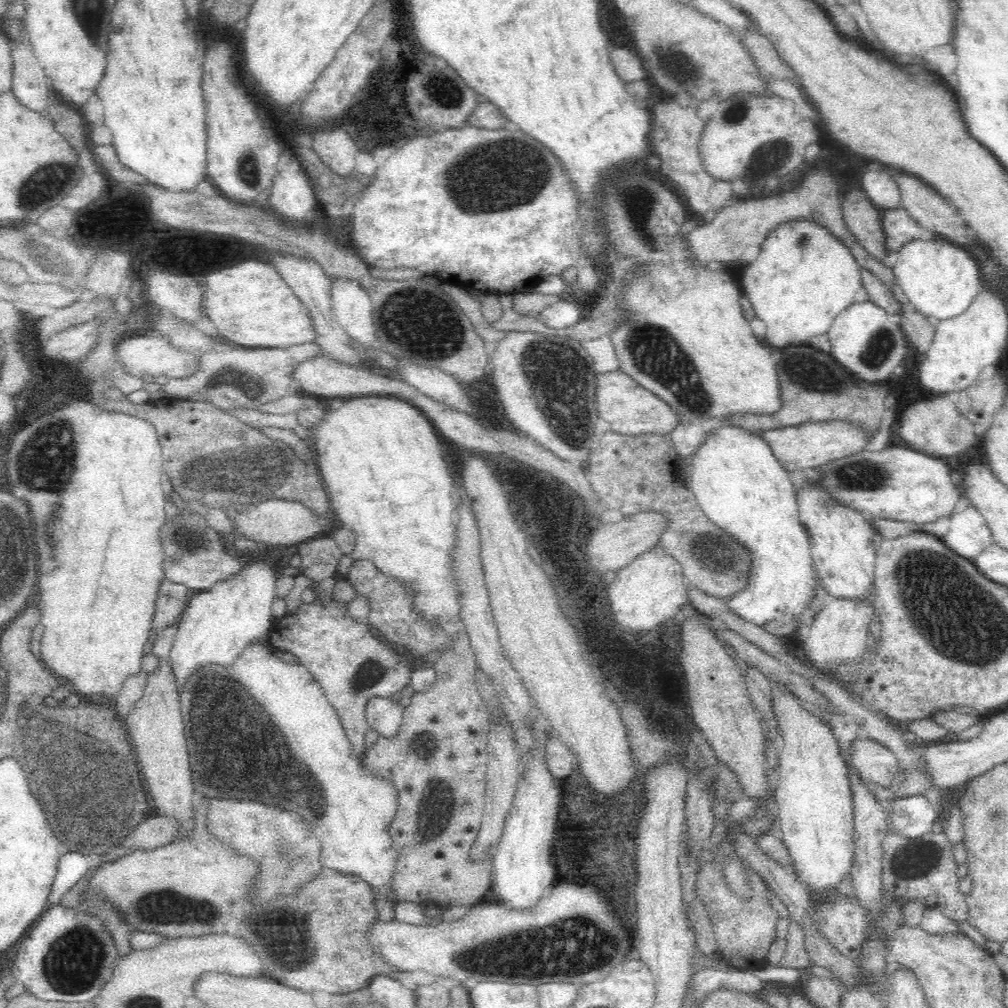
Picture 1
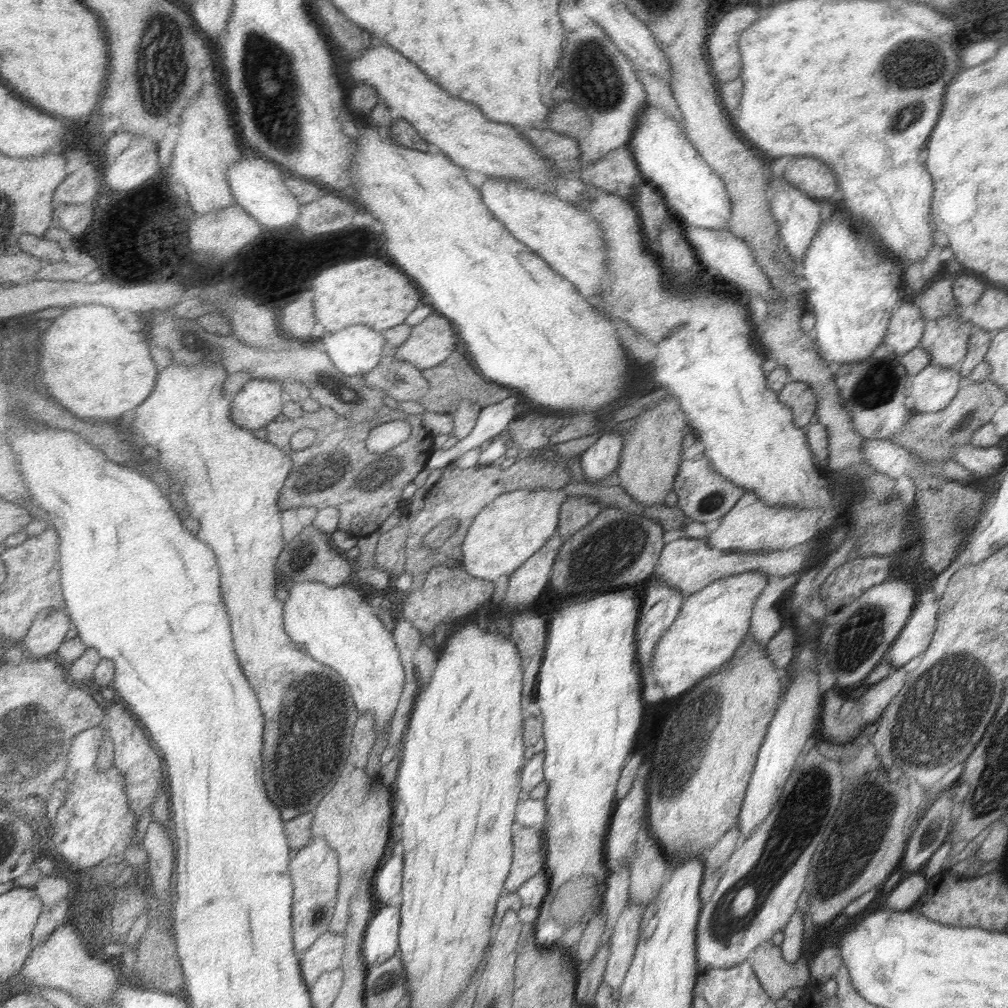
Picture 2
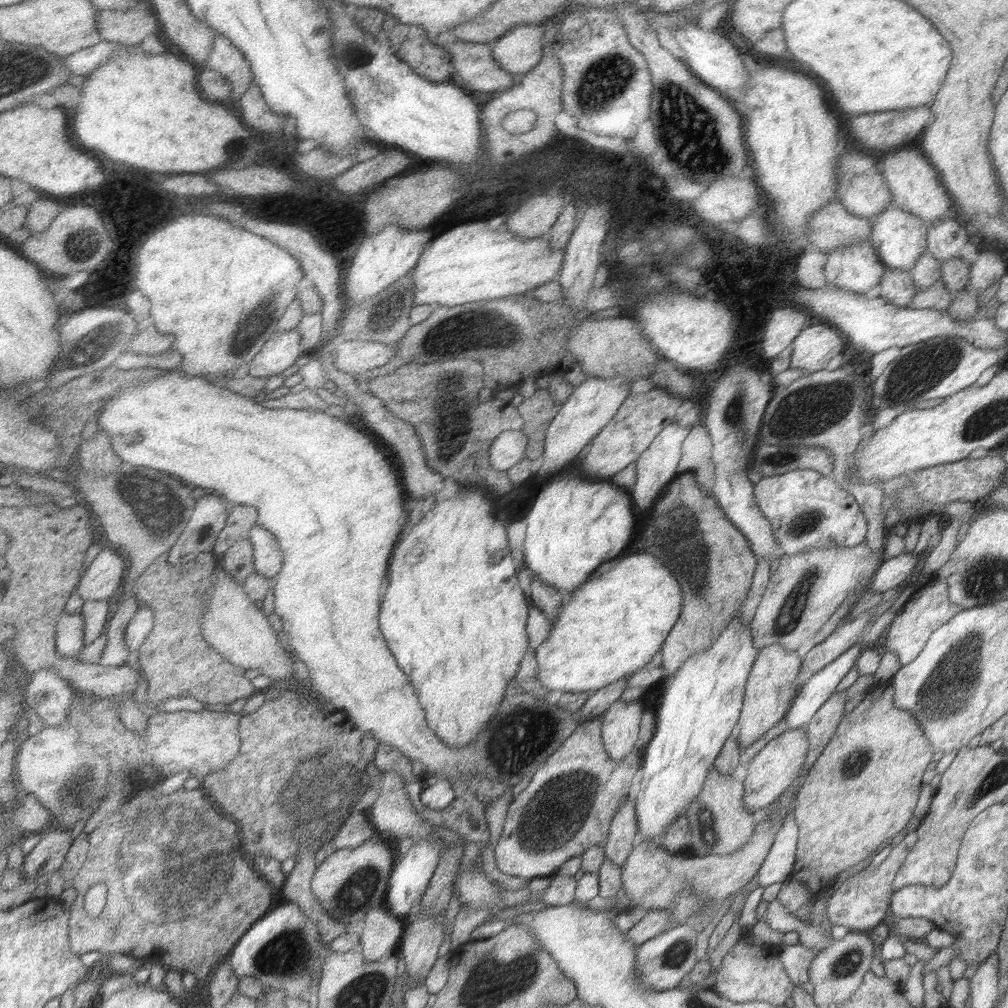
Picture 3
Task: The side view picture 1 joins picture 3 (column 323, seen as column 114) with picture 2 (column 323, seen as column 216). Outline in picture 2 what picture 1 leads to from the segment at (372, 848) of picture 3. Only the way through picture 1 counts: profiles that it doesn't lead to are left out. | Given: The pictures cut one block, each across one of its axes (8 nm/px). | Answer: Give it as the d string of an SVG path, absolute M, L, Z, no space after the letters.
M325 838L313 840L309 848L301 850L291 862L291 876L295 884L295 904L293 904L293 926L295 926L295 948L303 956L321 936L331 930L333 918L337 916L339 890L341 890L341 856L329 846Z

